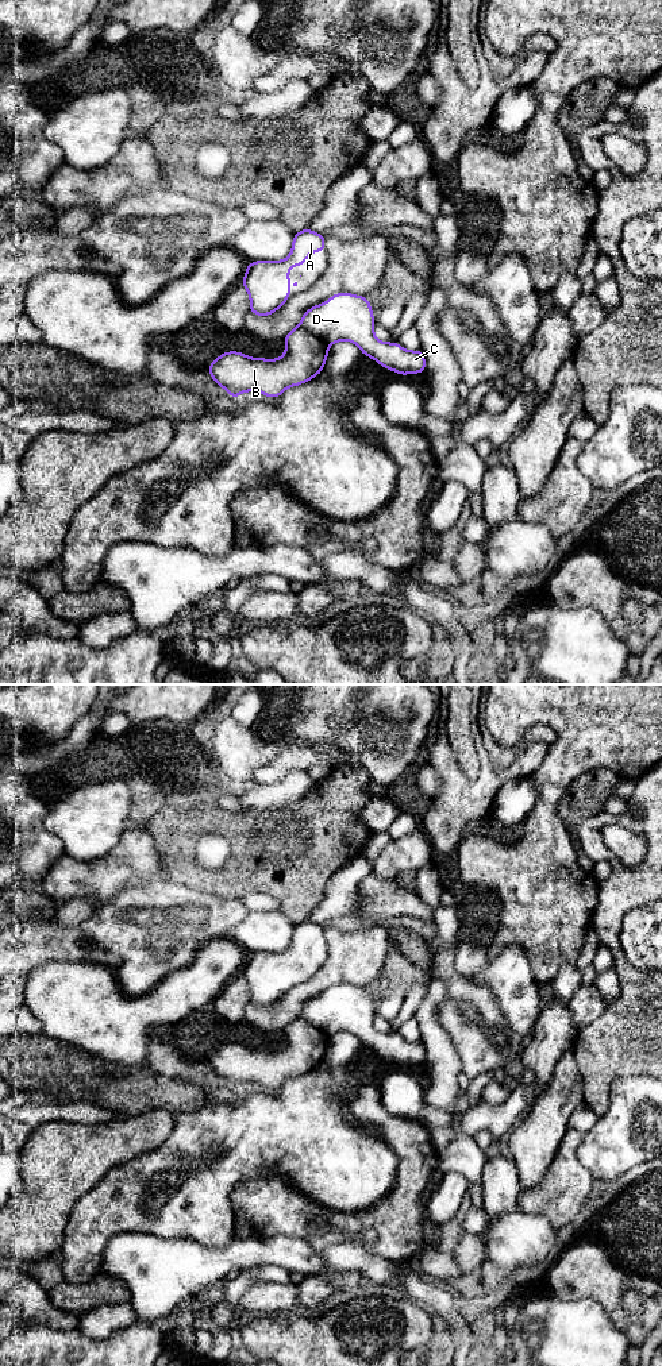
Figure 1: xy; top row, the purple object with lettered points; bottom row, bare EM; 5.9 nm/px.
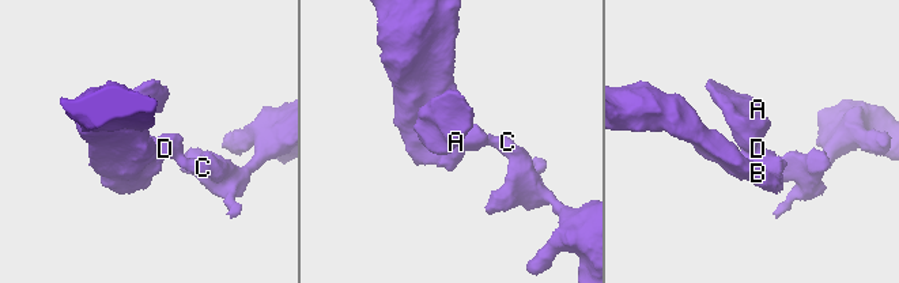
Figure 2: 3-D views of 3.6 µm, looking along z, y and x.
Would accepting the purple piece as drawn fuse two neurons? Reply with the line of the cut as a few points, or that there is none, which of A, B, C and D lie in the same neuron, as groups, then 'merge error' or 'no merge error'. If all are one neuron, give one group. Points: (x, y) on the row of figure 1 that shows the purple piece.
cut in xy along (299, 325), (303, 325), (328, 344); A C D / B; merge error

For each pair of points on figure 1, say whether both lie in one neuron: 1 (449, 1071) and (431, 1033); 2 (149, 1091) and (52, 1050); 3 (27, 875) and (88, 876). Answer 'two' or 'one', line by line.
1: one
2: one
3: two

